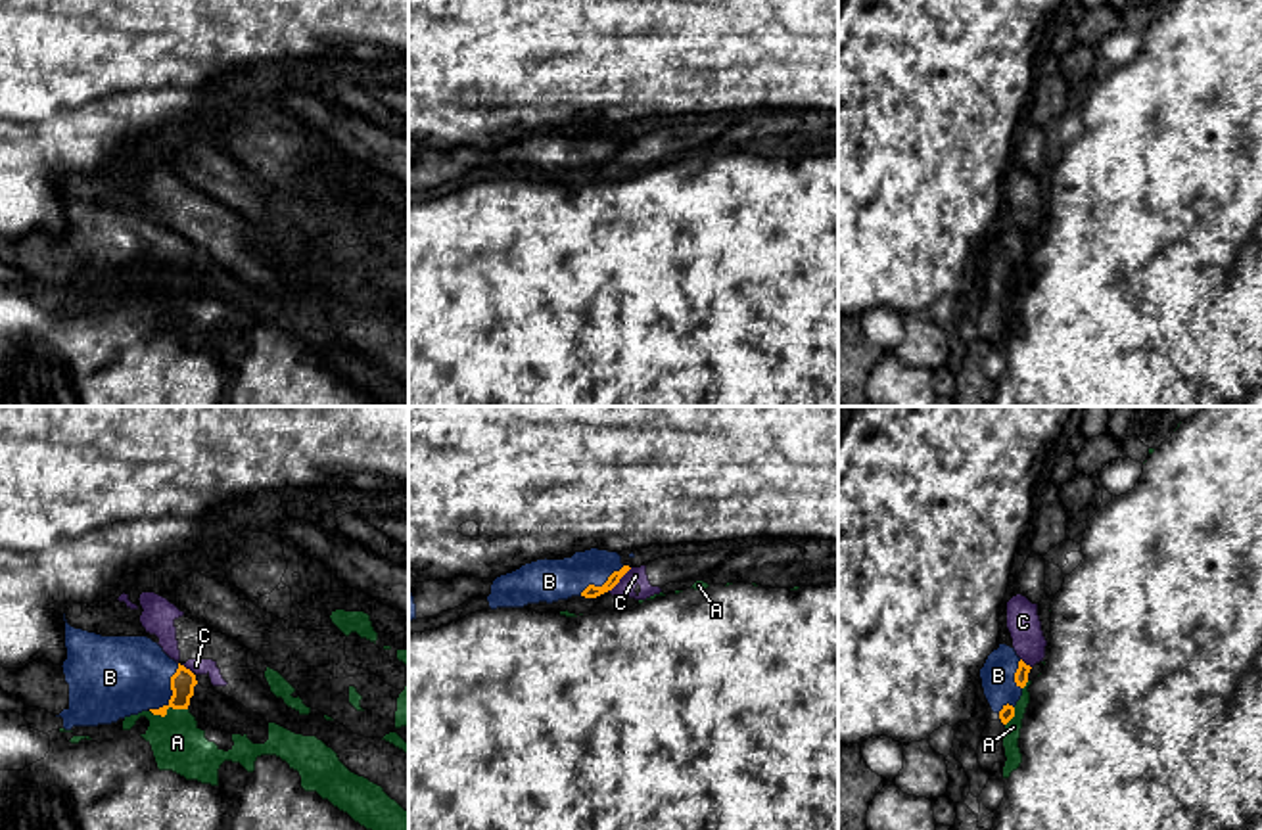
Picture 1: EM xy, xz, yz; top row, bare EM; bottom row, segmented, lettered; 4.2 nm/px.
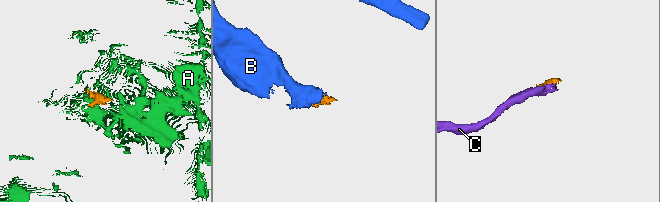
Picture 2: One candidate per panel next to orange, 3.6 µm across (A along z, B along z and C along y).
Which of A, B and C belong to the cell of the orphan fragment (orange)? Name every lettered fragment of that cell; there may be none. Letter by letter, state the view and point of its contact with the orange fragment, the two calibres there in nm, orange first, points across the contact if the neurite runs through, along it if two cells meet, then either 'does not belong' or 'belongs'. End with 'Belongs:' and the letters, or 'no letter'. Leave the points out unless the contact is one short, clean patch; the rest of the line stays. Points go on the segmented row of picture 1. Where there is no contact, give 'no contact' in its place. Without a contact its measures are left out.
A: xy (167, 708) | 100/220 nm | along xy (186, 708), (169, 708), (163, 715), (150, 712) | does not belong
B: xy (173, 692) | 100/340 nm | across xy (183, 681), (173, 692), (144, 677), (116, 677) | belongs
C: xz (618, 581) | 60/80 nm | along xz (631, 568), (607, 591) | does not belong
Belongs: B

